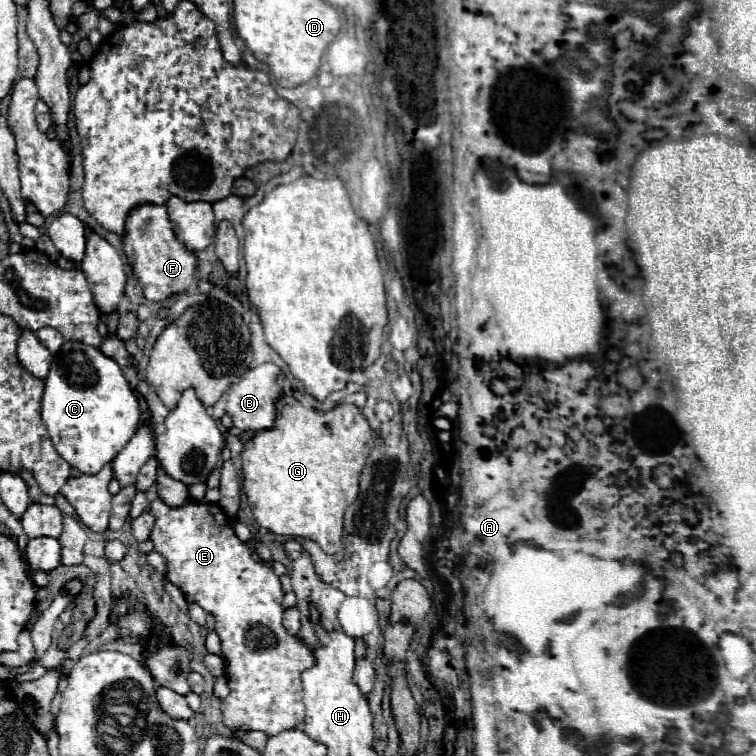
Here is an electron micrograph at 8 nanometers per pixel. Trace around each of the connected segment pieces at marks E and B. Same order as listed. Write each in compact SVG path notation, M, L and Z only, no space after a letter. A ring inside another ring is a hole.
M155 499L149 507L149 513L155 517L155 527L151 531L151 541L155 551L161 553L167 561L165 581L173 583L187 601L197 603L215 619L215 631L221 639L221 651L225 659L225 673L231 687L231 693L223 699L223 721L231 729L263 731L267 735L277 735L279 731L293 729L303 723L303 701L301 701L301 673L309 669L315 659L313 651L297 637L291 637L283 625L283 589L279 577L273 573L271 565L263 559L253 559L251 549L235 535L227 515L219 505L199 503L187 499L181 507L169 507L163 499Z
M263 363L255 369L249 369L239 383L231 385L227 391L227 415L231 415L233 425L241 431L261 431L271 429L275 421L275 403L283 395L281 387L281 369L275 363Z

